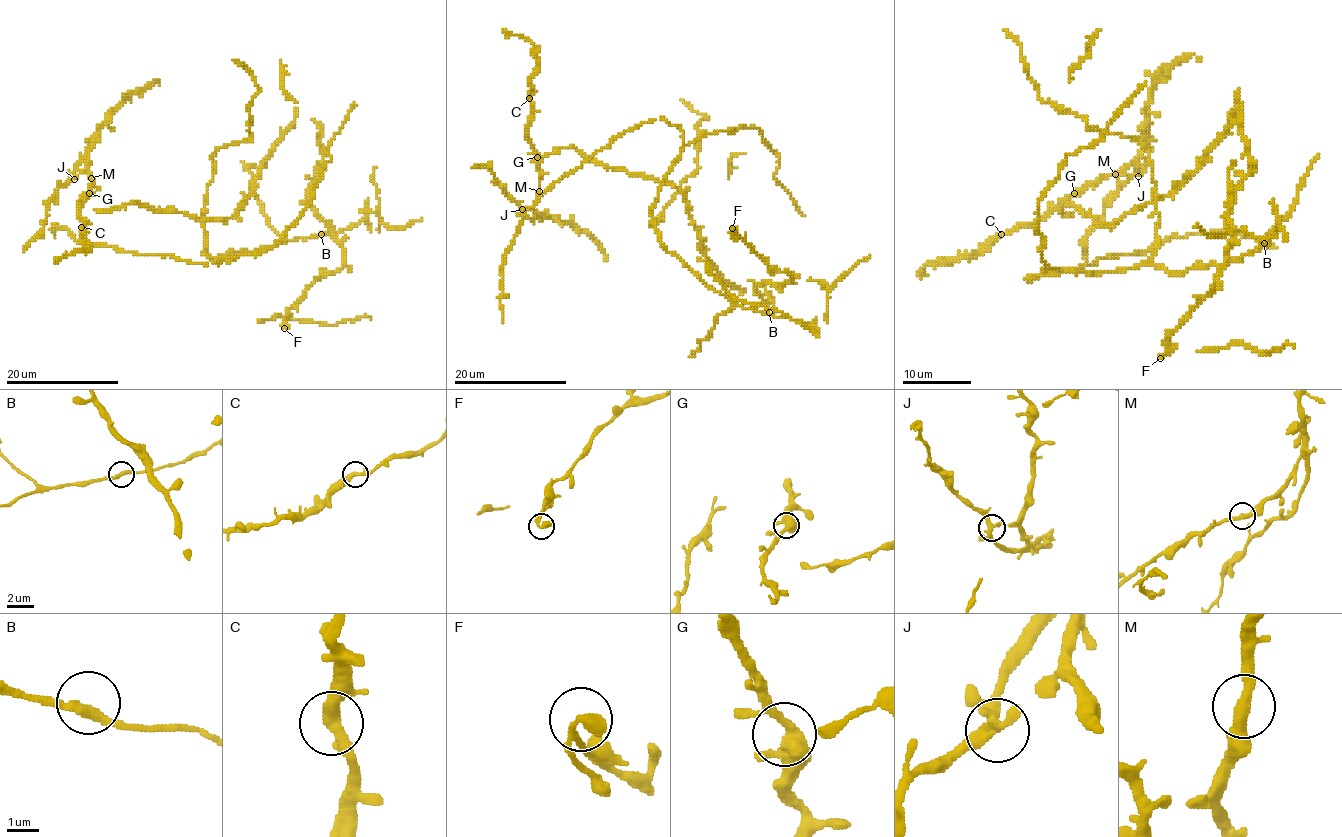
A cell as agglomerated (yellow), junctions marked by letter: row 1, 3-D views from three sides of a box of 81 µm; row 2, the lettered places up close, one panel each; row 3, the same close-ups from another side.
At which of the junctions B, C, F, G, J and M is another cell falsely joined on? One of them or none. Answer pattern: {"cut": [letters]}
{"cut": []}

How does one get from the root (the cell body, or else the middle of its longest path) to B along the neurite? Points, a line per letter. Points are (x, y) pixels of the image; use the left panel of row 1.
B: (205, 234), (205, 251), (212, 258), (242, 251), (253, 252), (290, 240), (321, 234)

